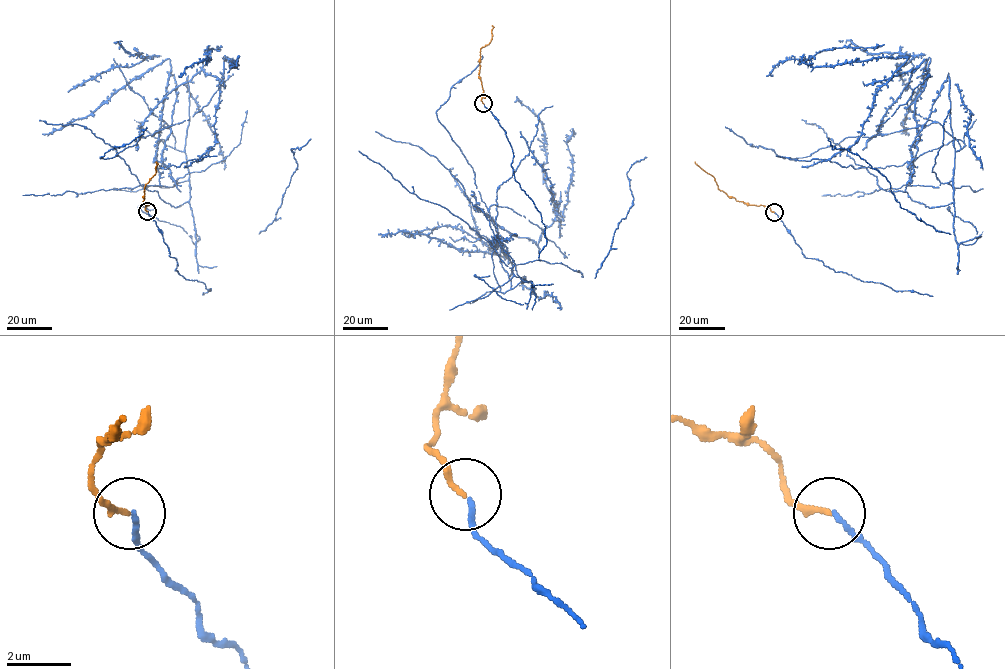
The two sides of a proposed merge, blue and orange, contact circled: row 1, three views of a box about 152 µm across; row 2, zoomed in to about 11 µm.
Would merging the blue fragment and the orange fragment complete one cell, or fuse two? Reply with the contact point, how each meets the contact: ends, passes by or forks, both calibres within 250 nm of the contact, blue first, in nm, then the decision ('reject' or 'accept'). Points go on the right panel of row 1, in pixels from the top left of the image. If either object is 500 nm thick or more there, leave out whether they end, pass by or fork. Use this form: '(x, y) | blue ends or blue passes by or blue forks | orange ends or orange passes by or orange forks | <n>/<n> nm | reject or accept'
(774, 212) | blue ends | orange ends | 150/160 nm | accept

